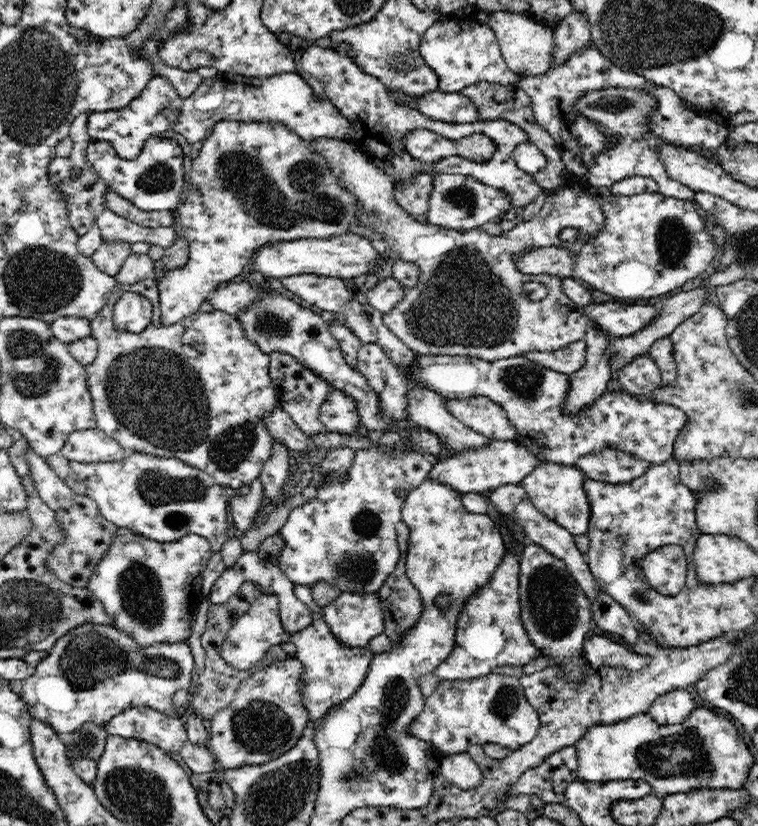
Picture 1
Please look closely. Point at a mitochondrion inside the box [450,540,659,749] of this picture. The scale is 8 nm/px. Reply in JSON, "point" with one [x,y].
{"point":[553,608]}

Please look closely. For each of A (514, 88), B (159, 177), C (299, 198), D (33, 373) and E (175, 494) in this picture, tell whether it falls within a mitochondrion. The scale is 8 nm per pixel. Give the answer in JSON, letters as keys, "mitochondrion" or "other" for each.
{"A":"other","B":"mitochondrion","C":"mitochondrion","D":"mitochondrion","E":"mitochondrion"}

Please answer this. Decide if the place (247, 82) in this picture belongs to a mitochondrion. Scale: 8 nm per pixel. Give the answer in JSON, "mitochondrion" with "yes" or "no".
{"mitochondrion":"no"}

